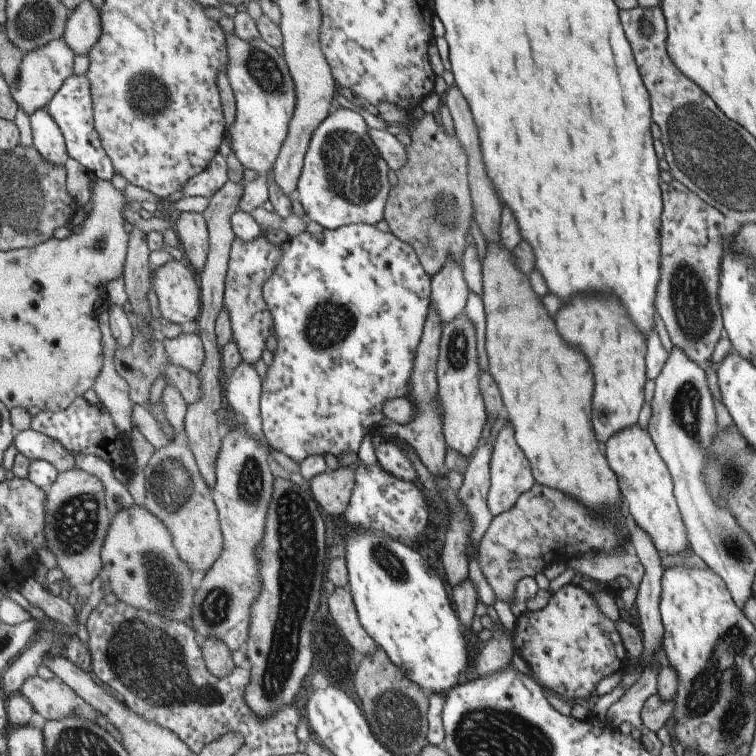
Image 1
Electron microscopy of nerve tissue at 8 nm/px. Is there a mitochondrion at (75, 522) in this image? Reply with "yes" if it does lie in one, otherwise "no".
yes

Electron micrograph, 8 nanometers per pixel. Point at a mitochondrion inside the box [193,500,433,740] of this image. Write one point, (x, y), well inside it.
(213, 609)

